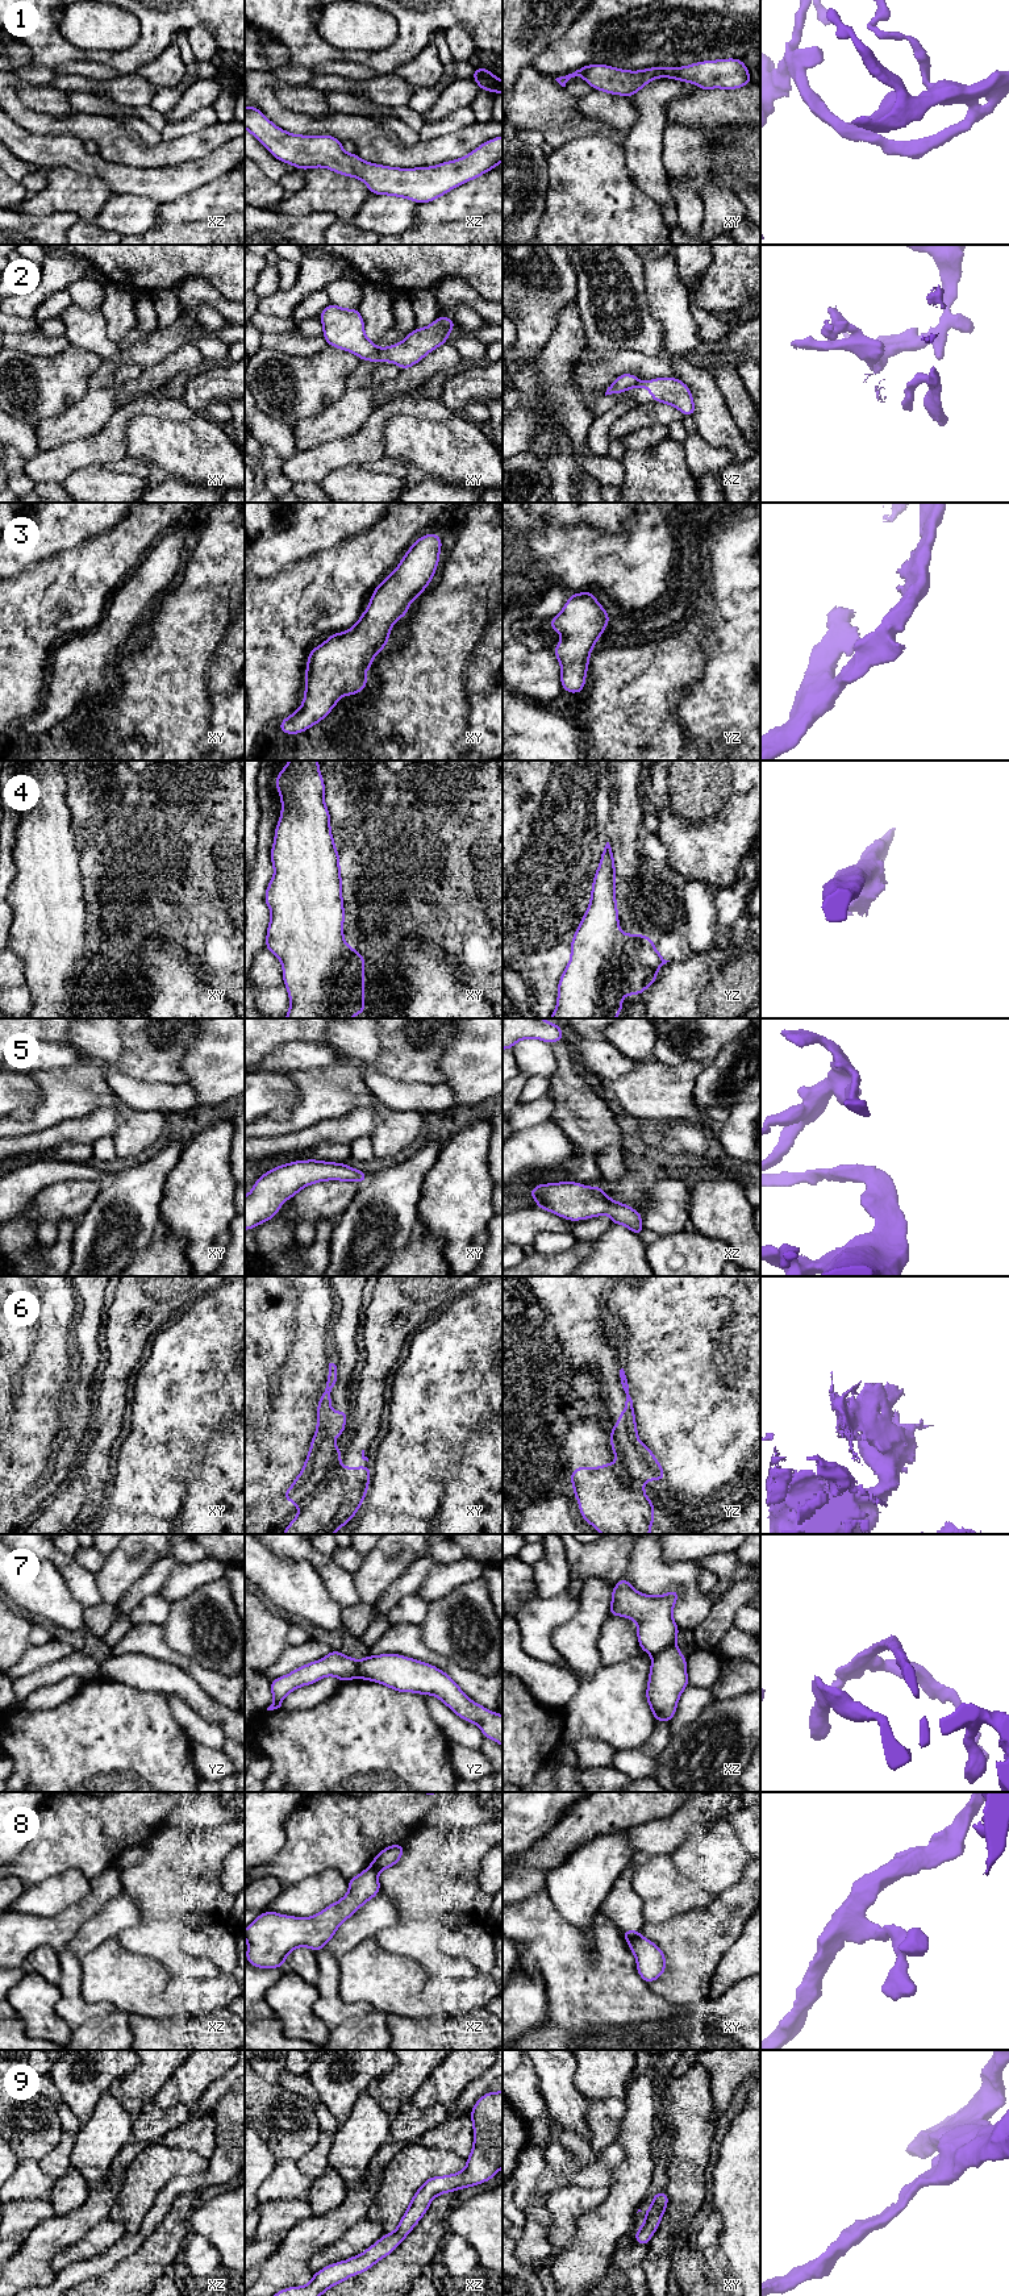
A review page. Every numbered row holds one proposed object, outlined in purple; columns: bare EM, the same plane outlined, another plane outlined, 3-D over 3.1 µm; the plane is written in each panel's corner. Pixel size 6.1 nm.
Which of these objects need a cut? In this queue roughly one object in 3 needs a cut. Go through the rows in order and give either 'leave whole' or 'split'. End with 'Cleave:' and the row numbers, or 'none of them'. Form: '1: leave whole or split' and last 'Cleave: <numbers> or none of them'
1: leave whole
2: split
3: leave whole
4: leave whole
5: leave whole
6: split
7: split
8: split
9: leave whole
Cleave: 2, 6, 7, 8

